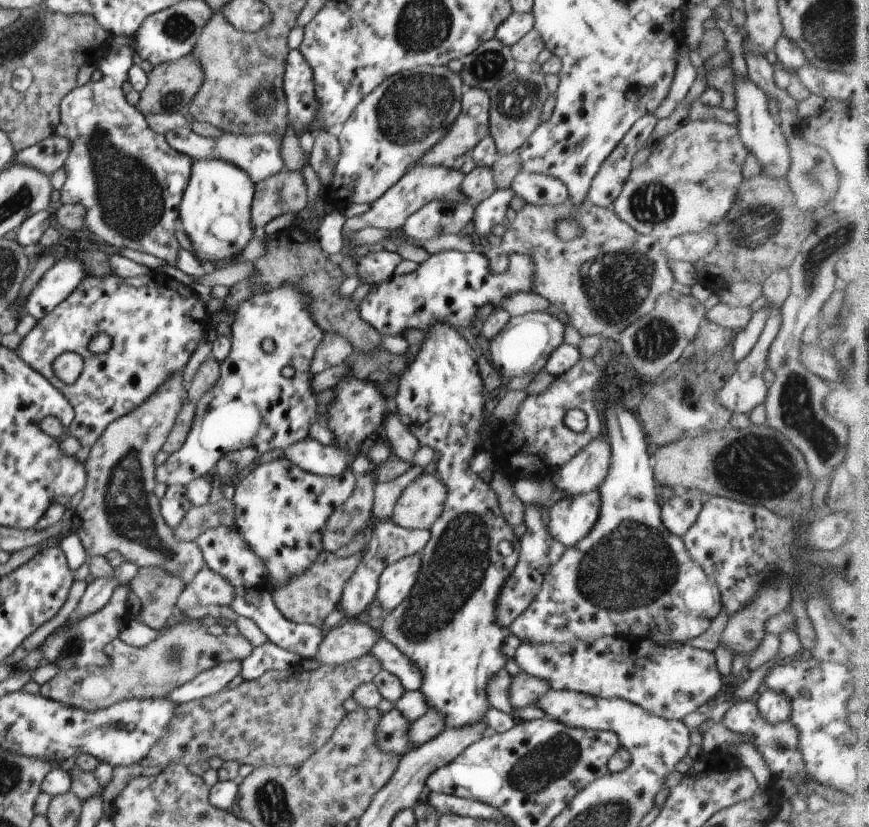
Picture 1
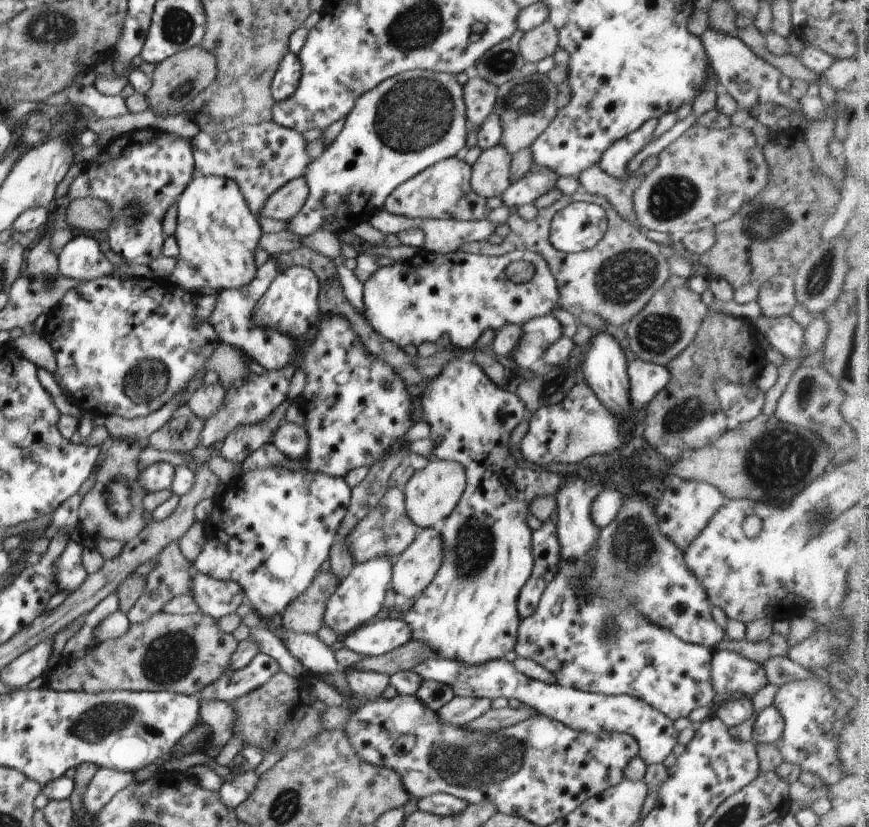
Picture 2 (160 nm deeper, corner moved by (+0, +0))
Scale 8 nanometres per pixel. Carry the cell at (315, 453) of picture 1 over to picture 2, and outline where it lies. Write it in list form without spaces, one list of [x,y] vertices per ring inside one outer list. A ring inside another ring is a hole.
[[[284,419],[274,431],[271,443],[291,459],[300,462],[307,453],[307,432],[304,426]]]

